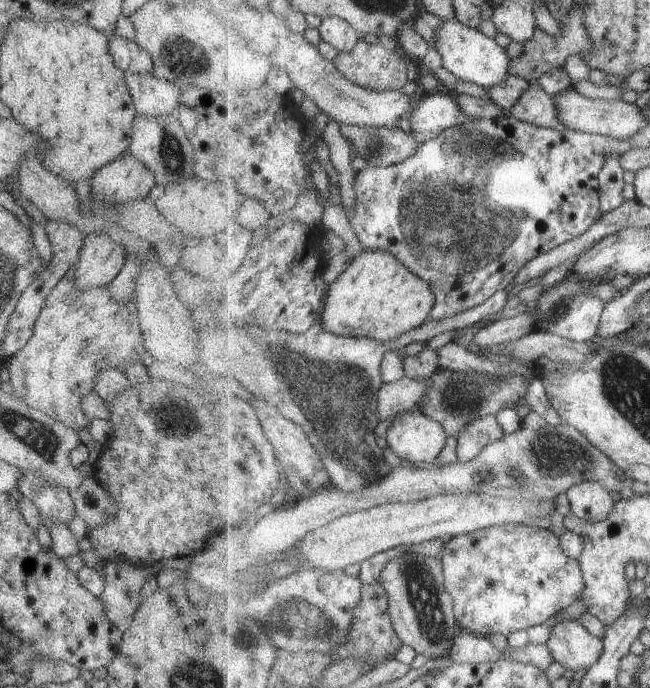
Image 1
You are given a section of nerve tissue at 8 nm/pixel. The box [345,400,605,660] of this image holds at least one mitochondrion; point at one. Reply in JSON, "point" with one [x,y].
{"point":[424,597]}

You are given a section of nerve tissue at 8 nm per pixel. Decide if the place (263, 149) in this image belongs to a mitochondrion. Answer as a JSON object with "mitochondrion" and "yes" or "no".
{"mitochondrion":"no"}

